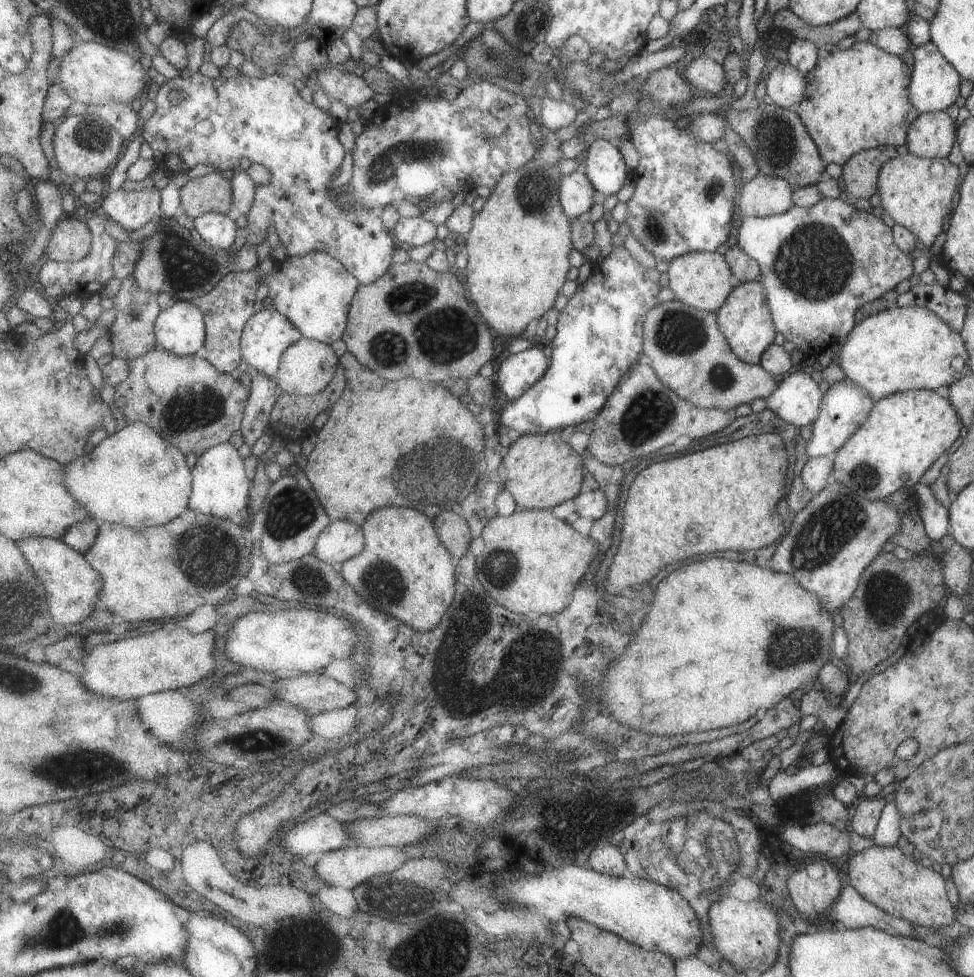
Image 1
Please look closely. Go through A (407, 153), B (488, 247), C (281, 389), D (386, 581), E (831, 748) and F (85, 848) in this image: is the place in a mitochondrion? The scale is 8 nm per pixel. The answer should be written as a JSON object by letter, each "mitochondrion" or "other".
{"A":"mitochondrion","B":"other","C":"other","D":"mitochondrion","E":"other","F":"other"}

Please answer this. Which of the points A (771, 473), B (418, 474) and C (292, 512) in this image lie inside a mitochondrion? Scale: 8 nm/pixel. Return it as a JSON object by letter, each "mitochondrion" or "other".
{"A":"other","B":"mitochondrion","C":"mitochondrion"}

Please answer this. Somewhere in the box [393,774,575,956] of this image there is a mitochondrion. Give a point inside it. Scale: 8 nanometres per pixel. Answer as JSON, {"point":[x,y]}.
{"point":[424,905]}

